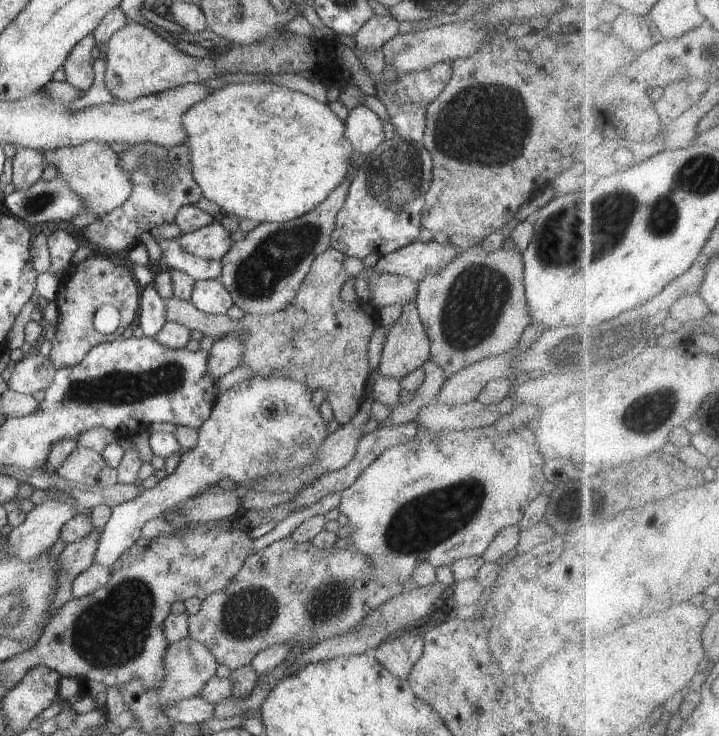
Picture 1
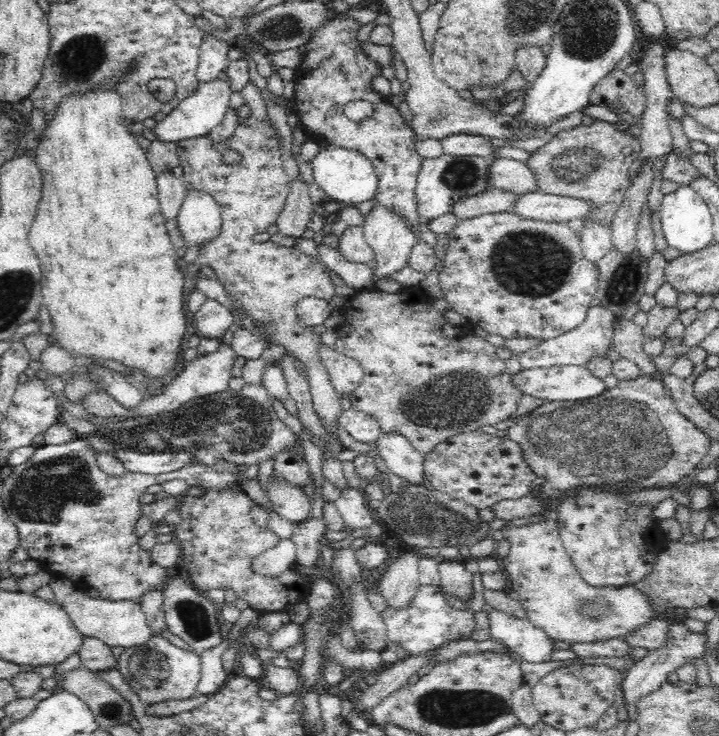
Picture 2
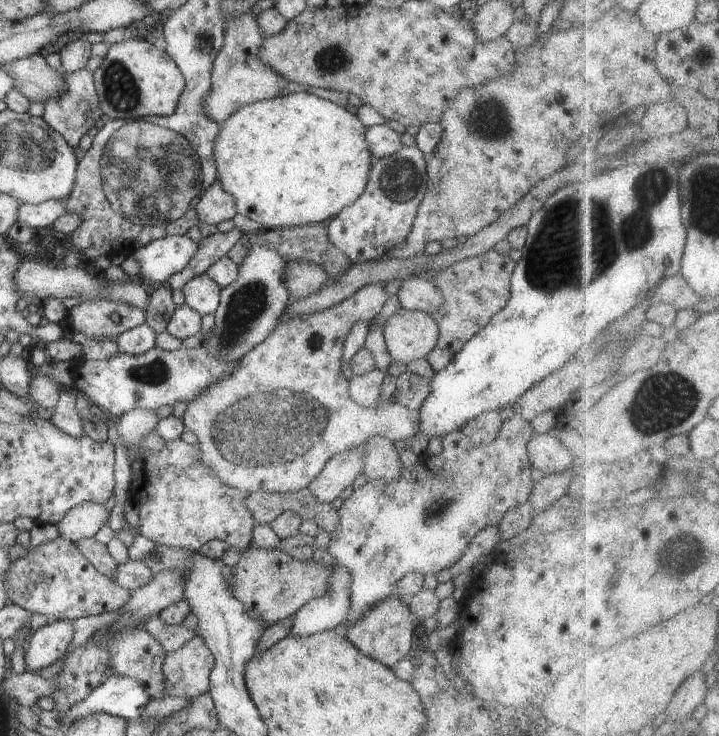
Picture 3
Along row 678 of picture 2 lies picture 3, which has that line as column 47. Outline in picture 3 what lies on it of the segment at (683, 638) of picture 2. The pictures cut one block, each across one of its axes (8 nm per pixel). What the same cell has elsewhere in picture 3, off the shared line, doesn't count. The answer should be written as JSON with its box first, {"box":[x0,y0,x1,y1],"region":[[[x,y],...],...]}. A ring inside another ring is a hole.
{"box":[25,619,74,674],"region":[[[50,619],[47,626],[33,632],[25,646],[26,671],[36,674],[62,659],[74,636],[72,620]]]}

